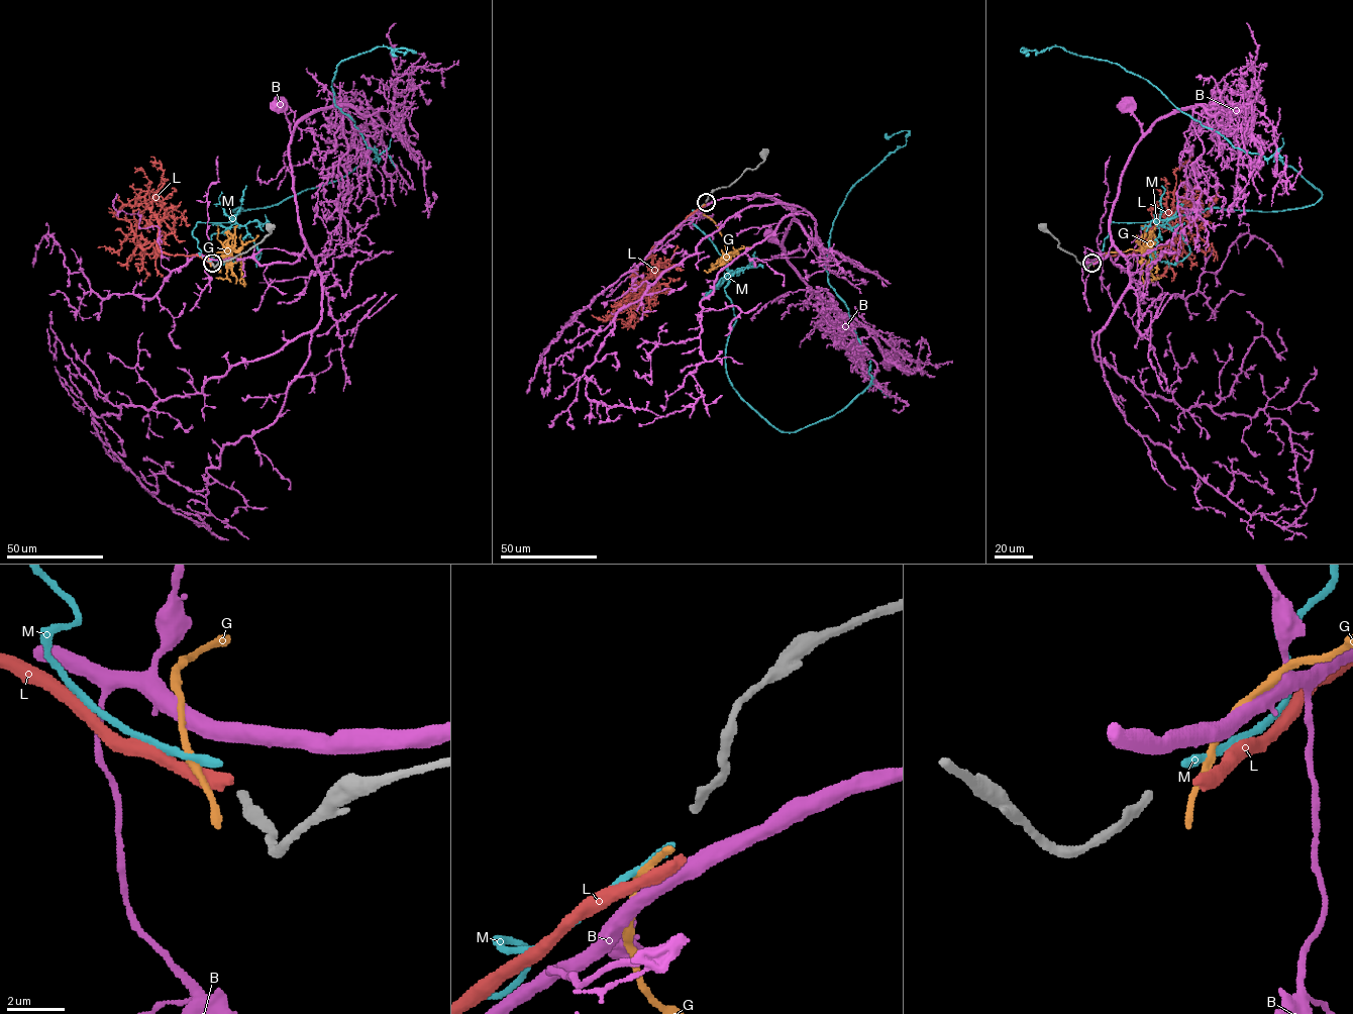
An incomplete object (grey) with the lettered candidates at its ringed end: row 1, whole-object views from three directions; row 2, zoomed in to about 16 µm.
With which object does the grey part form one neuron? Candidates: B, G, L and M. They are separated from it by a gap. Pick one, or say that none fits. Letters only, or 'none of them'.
none of them

